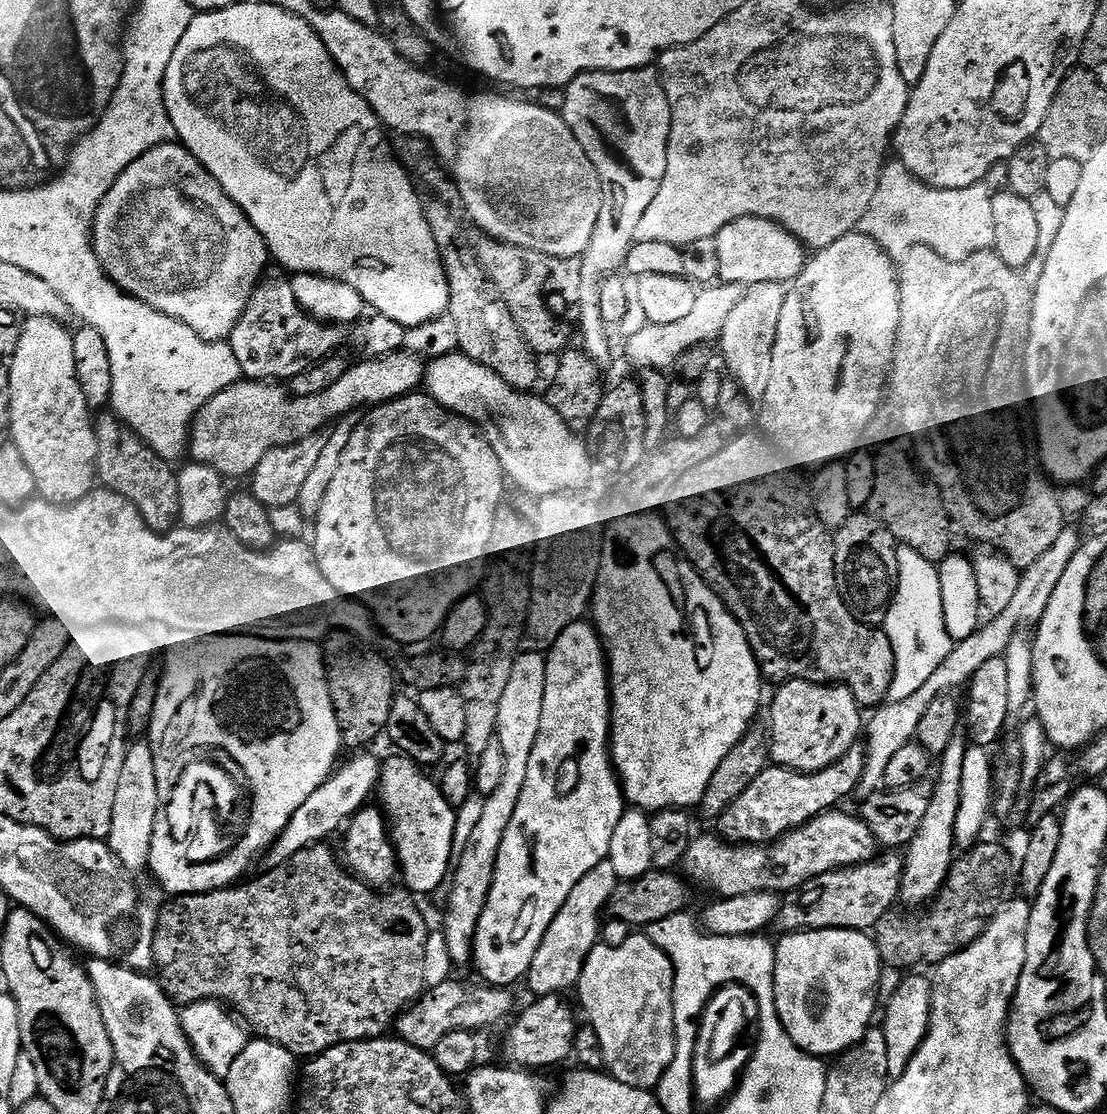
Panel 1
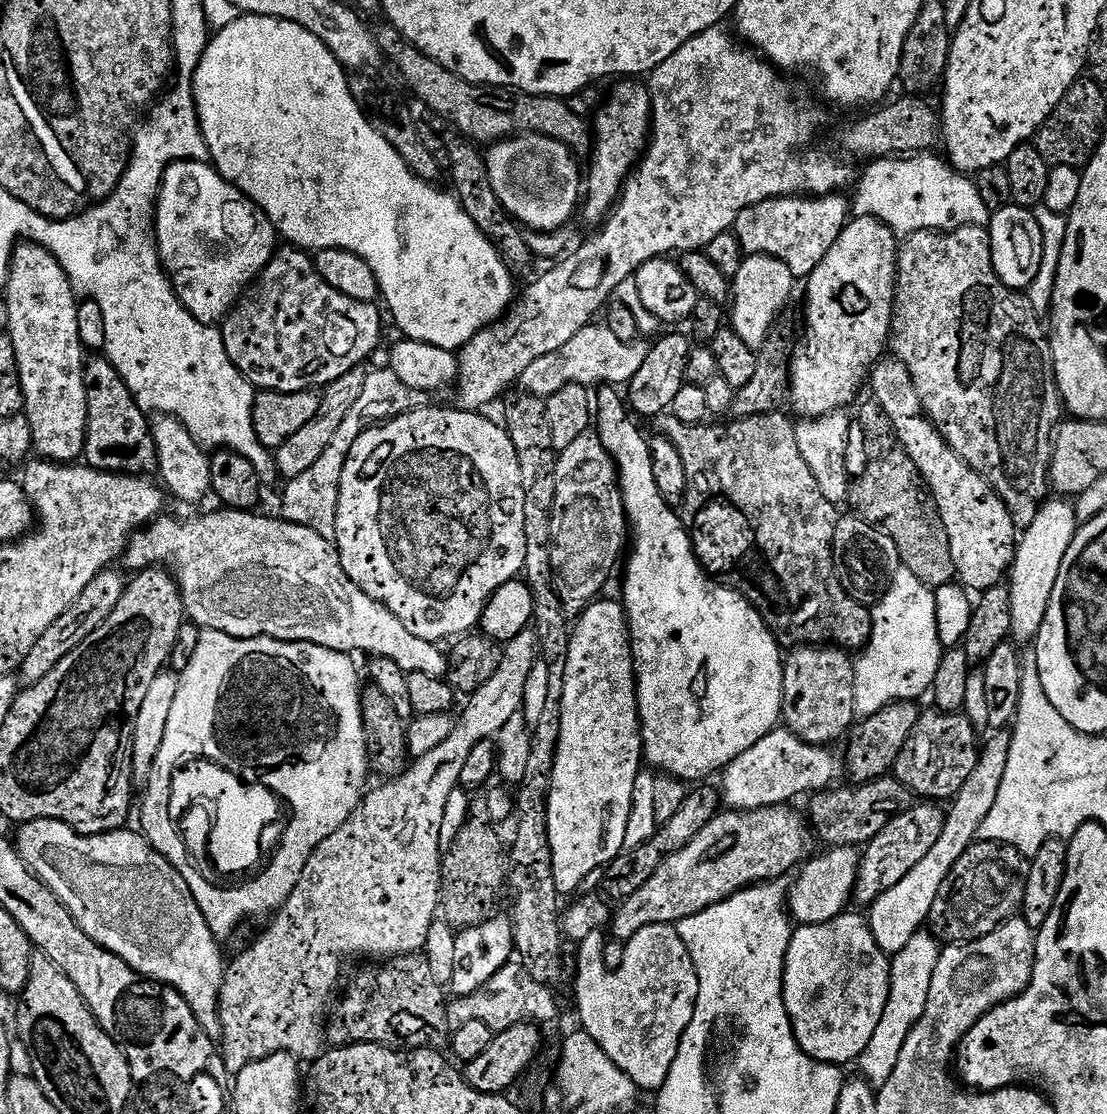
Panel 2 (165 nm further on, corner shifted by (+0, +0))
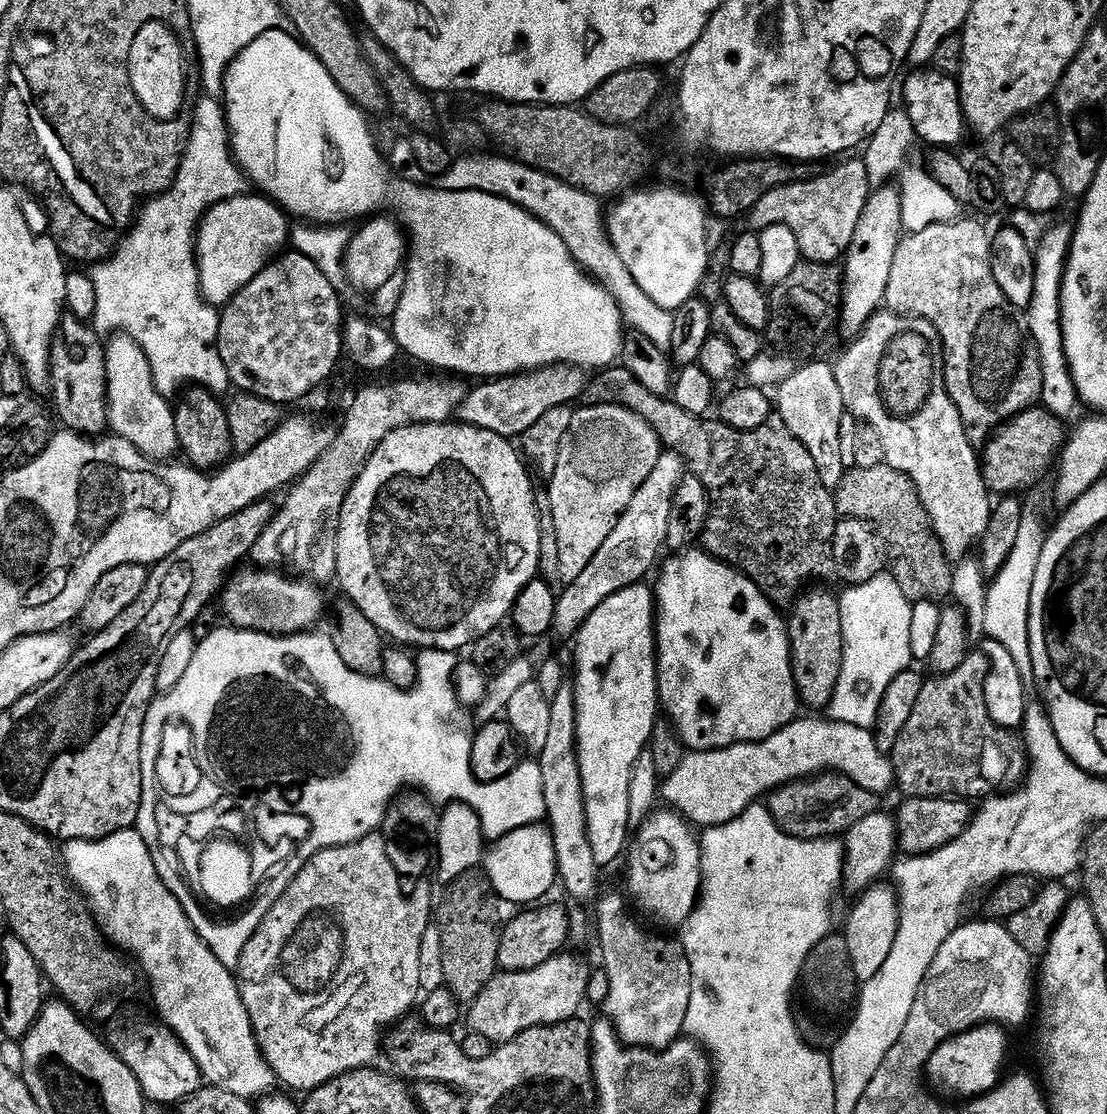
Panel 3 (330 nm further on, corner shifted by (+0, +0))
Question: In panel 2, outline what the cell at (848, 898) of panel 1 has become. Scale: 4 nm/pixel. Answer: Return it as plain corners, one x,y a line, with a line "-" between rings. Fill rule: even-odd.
916,802
907,812
895,816
882,831
863,849
860,857
860,870
854,881
854,900
864,906
871,906
873,902
890,886
898,886
926,854
938,842
938,838
944,829
946,812
943,807
932,802
-
941,808
941,809
940,809

